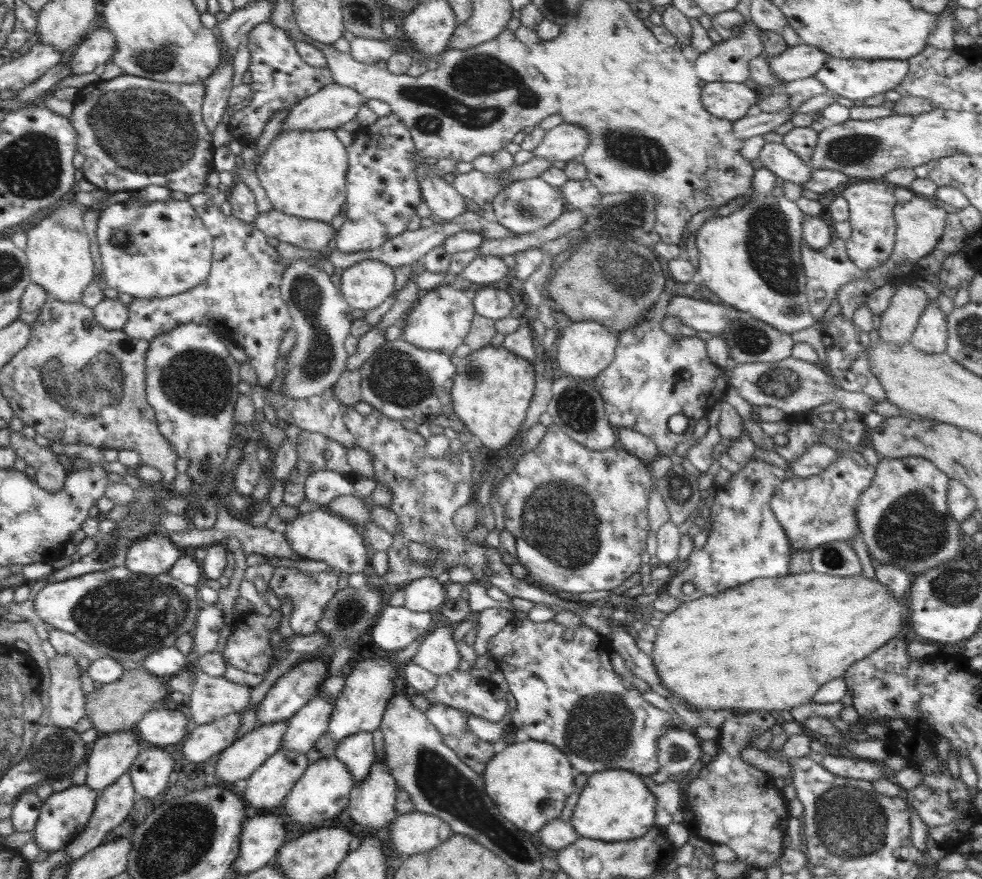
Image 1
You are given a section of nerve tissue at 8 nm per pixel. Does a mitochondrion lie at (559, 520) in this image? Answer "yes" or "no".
yes

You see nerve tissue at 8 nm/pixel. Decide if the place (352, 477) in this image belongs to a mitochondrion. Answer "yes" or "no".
no

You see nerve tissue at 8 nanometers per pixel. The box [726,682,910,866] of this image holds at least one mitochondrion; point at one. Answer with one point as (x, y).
(850, 822)

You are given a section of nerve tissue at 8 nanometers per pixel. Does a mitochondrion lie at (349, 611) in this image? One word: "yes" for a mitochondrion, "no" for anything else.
yes

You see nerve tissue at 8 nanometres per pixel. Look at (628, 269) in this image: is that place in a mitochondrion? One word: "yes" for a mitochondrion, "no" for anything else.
yes

